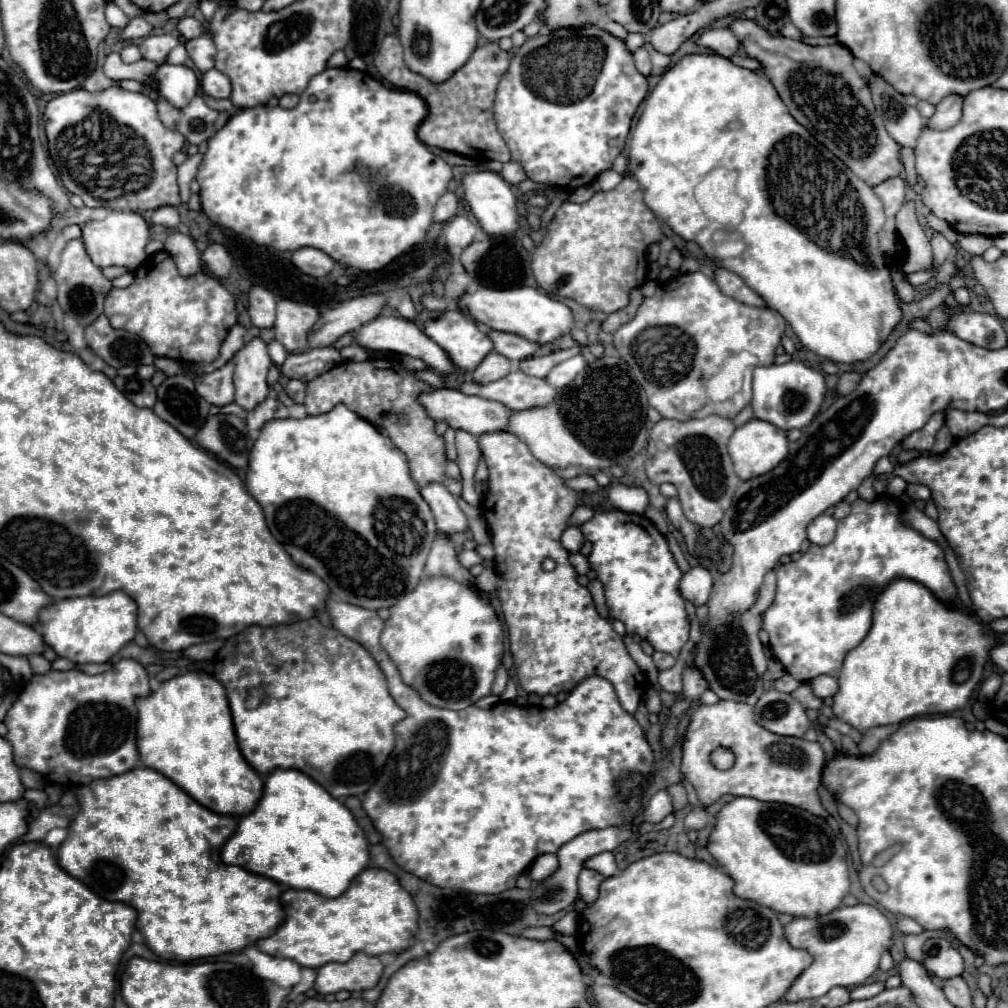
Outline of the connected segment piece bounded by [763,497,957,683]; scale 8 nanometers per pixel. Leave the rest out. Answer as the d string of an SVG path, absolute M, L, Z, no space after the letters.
M891 497L891 501L877 499L873 503L857 499L851 505L851 513L837 523L835 539L829 545L811 545L809 551L799 557L799 561L777 567L777 595L773 605L763 615L763 629L769 633L769 647L773 657L793 679L807 683L819 675L839 677L847 653L855 649L869 633L873 601L891 579L907 577L923 583L947 603L957 601L957 591L941 547L921 533L905 527L899 519L899 511L901 505L895 497Z

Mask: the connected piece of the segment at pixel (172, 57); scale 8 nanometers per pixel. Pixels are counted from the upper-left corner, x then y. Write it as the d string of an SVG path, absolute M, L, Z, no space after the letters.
M179 43L175 49L171 49L169 57L167 57L167 63L185 63L187 61L187 49L185 49L185 43Z

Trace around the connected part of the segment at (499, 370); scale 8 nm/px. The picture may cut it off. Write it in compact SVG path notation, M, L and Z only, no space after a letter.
M491 351L473 371L473 379L479 383L491 383L505 377L509 371L511 371L511 361L507 357L501 357L501 353Z

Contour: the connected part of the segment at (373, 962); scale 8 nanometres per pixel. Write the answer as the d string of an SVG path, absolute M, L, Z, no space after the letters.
M357 953L347 963L327 963L319 967L315 989L321 995L337 991L365 991L375 987L381 975L383 963L379 957Z

